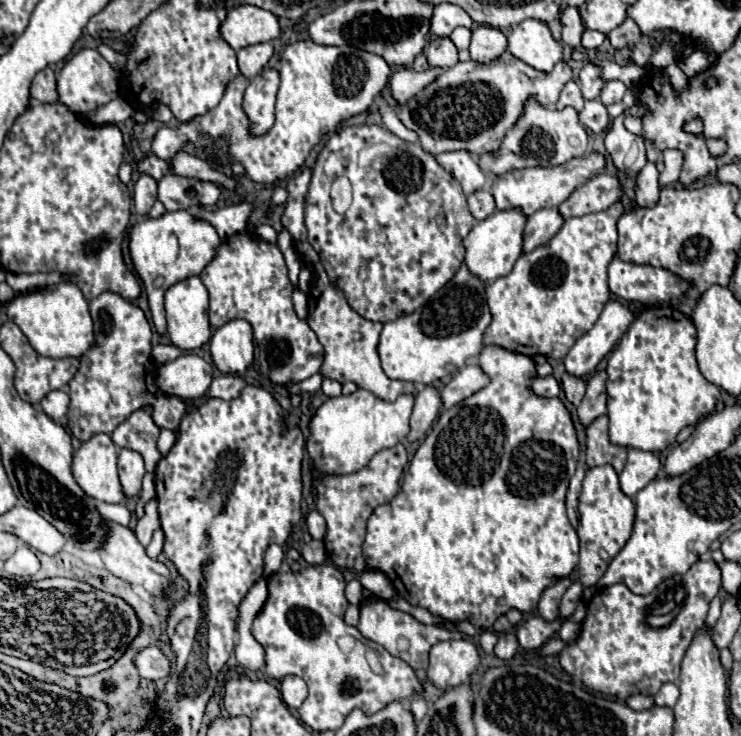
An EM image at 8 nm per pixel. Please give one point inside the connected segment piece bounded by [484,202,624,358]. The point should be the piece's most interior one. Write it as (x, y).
(554, 294)

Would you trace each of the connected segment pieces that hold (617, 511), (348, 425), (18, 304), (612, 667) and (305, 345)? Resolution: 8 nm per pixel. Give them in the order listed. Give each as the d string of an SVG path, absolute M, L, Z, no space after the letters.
M612 464L586 470L578 512L580 512L578 580L584 588L590 588L606 572L606 562L600 558L600 552L604 550L610 558L616 556L616 552L620 552L620 548L626 544L628 536L632 534L632 524L634 524L634 502L620 490L618 474L612 468Z
M356 390L350 396L328 398L310 418L310 436L306 438L308 462L320 474L342 476L364 468L380 450L392 448L408 434L414 396L398 396L394 402L380 400L368 390Z
M60 282L54 292L40 290L32 294L20 294L6 304L6 316L20 326L30 346L48 358L80 358L84 352L96 346L94 324L88 310L88 302L80 288L72 282Z
M712 560L692 564L688 572L664 580L654 592L646 596L630 592L624 584L600 588L586 606L580 636L560 652L560 666L566 674L580 678L584 686L602 692L606 696L614 696L620 702L624 702L632 694L654 696L662 684L678 680L684 652L692 642L694 632L704 626L708 604L718 594L718 590L720 590L720 568L716 568L716 562Z
M250 232L230 236L220 244L218 256L204 268L200 280L204 282L209 294L208 316L211 326L214 328L224 326L228 320L236 320L236 318L244 318L252 324L254 348L256 348L252 368L258 370L264 378L280 386L290 386L314 376L320 370L324 348L318 342L314 330L306 324L306 320L300 320L292 308L292 284L288 280L288 270L278 246L268 244L260 240L258 234L250 234Z

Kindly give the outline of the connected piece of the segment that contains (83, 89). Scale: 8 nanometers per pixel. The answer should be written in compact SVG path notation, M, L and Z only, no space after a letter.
M84 48L78 54L74 54L64 68L58 74L58 94L60 94L60 102L66 104L68 108L72 108L72 112L76 114L86 114L92 112L104 104L108 104L110 100L120 96L120 80L122 76L112 70L112 66L102 58L102 54L98 50L92 48Z

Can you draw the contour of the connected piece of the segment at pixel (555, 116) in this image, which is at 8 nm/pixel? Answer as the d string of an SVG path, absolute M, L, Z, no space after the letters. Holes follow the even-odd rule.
M528 98L524 104L524 114L516 120L516 124L504 134L500 148L494 152L484 152L476 156L476 162L484 172L494 176L502 176L512 172L514 168L532 168L532 166L558 166L584 152L584 136L586 130L578 120L578 112L574 108L544 108L534 98ZM572 138L578 138L578 146L572 146Z

